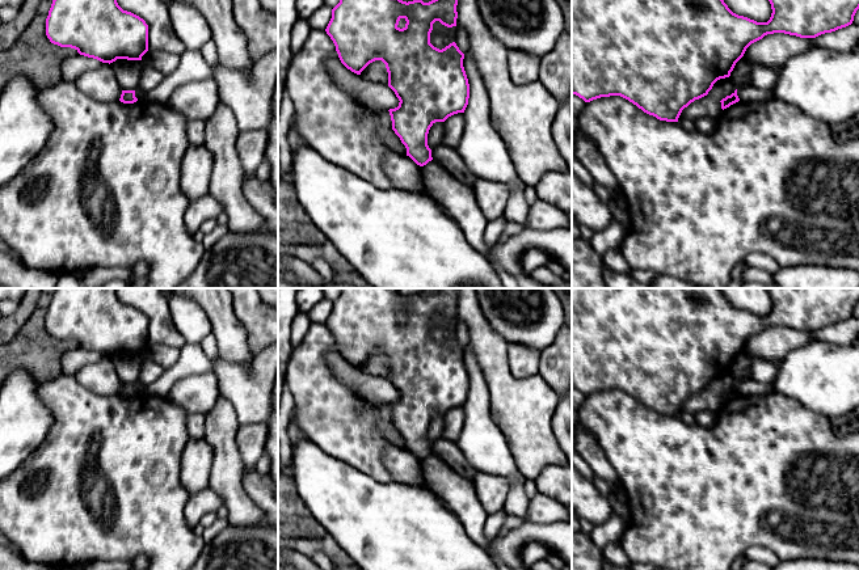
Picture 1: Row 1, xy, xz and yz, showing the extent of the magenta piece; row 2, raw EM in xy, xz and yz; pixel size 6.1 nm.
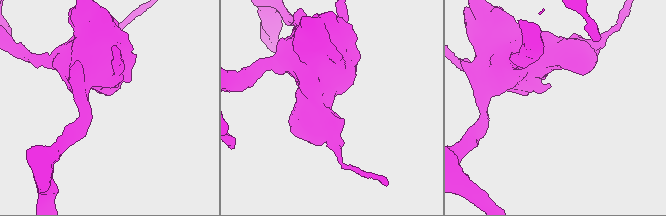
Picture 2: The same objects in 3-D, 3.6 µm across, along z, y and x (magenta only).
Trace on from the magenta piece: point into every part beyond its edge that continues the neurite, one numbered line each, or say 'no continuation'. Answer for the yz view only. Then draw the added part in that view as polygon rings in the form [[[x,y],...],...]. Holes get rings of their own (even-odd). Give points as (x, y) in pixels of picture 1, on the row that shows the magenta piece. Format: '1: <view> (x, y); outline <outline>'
1: yz (750, 93); outline [[[753,85],[737,89],[737,96],[742,102],[769,102],[774,98],[772,90],[758,89]]]

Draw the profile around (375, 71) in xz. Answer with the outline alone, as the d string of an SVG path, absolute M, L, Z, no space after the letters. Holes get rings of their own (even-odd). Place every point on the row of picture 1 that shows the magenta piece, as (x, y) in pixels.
M382 60L370 63L362 72L361 76L388 85L388 72L386 64Z

